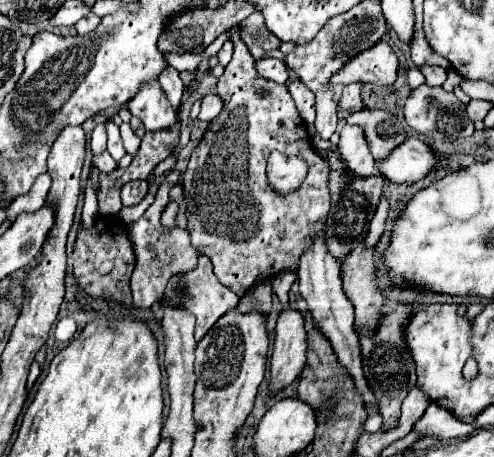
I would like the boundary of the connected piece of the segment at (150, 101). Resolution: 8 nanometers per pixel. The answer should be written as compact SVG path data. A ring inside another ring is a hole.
M144 84L136 98L130 100L132 116L140 118L148 132L170 130L176 126L176 112L168 100L164 100L164 92L160 92L160 84Z

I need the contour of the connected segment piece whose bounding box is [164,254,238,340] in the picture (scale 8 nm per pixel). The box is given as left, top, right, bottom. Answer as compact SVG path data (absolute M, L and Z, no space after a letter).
M204 254L200 256L196 270L188 272L188 274L182 274L180 280L176 280L176 276L172 276L170 282L168 282L168 286L166 286L166 292L164 292L164 294L172 298L172 304L180 304L180 306L188 308L188 310L196 316L196 340L204 338L206 332L212 328L212 324L214 324L224 312L236 308L236 304L238 304L238 296L236 296L230 288L226 288L226 286L214 276L214 272L212 272L212 262L210 262Z

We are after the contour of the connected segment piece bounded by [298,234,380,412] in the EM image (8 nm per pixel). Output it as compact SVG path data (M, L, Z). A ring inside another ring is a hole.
M324 234L316 236L312 248L308 248L300 256L300 266L298 266L298 282L300 282L300 296L306 300L308 310L312 314L314 326L328 338L332 344L332 350L338 358L338 362L348 370L348 374L354 378L356 390L360 392L364 406L368 412L380 412L380 406L376 402L374 392L368 386L368 380L362 372L362 352L360 352L360 338L358 332L354 330L354 308L350 300L344 296L342 284L340 284L340 266L334 256L328 254L326 244L324 244Z

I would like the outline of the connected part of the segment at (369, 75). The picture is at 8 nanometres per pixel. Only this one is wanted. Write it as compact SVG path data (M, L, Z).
M380 40L372 48L356 54L348 60L336 76L330 78L330 86L346 86L350 82L374 82L374 84L392 84L396 80L398 58L392 52L390 44Z

